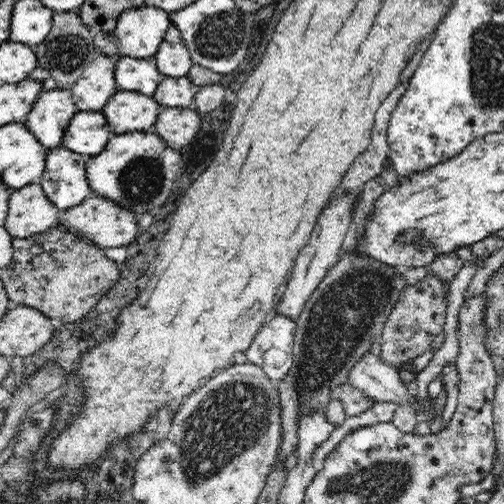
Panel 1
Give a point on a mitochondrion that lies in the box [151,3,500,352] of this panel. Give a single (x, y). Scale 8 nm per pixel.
(221, 36)

